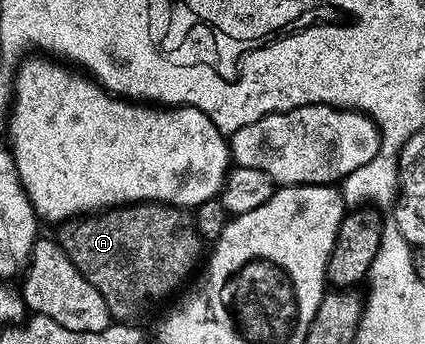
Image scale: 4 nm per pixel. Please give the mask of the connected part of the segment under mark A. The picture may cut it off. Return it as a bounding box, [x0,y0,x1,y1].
[60,204,203,322]

